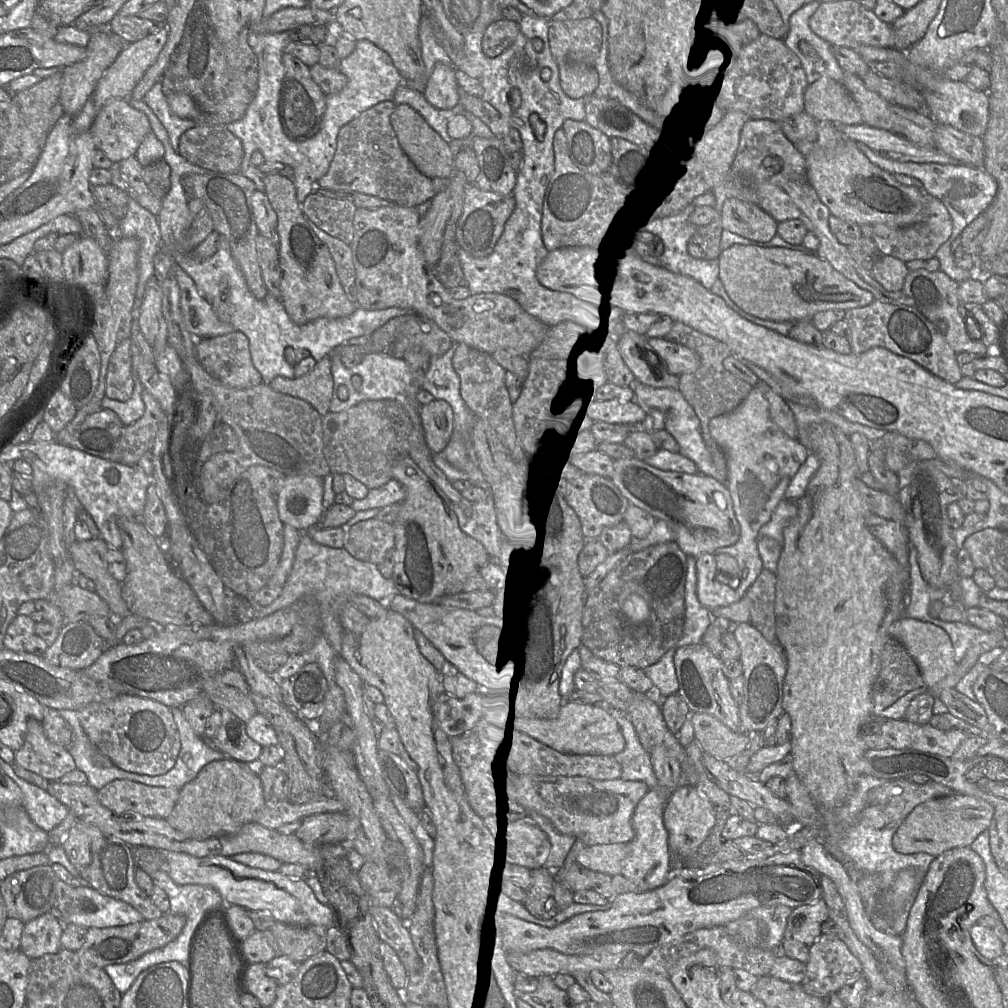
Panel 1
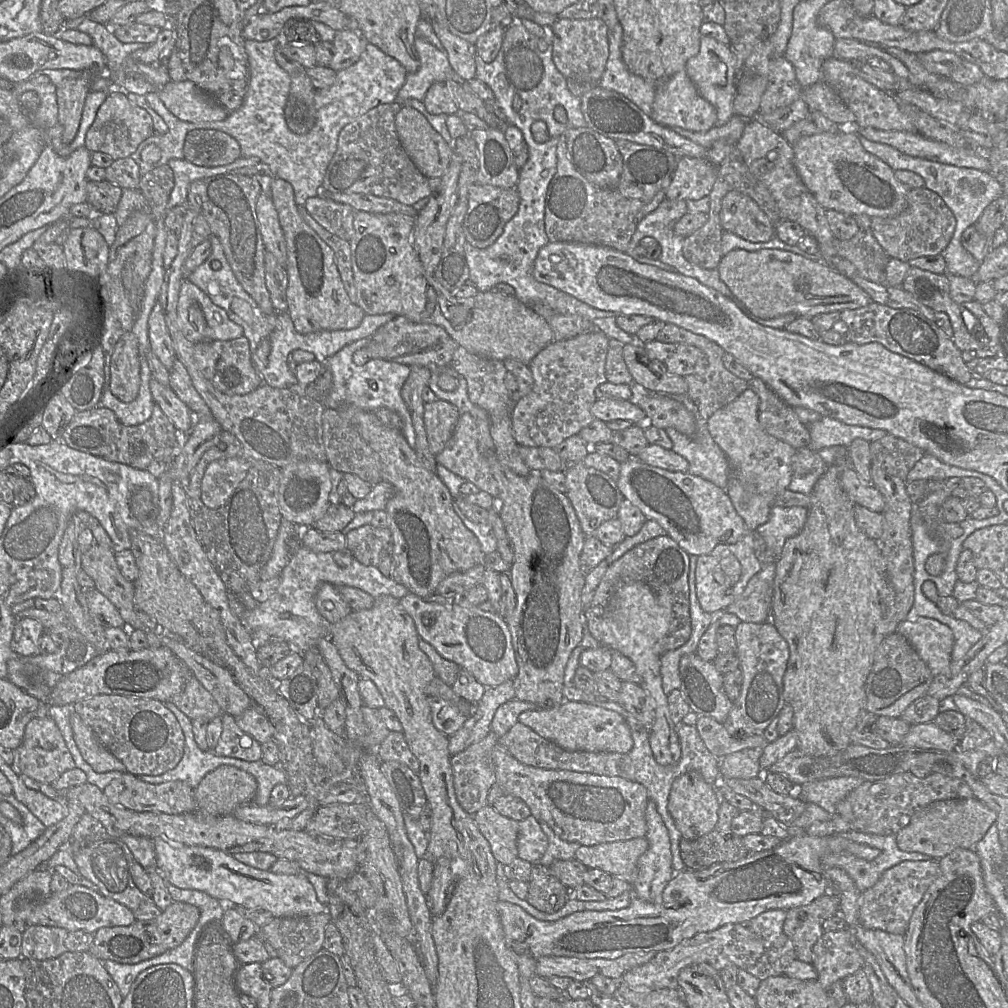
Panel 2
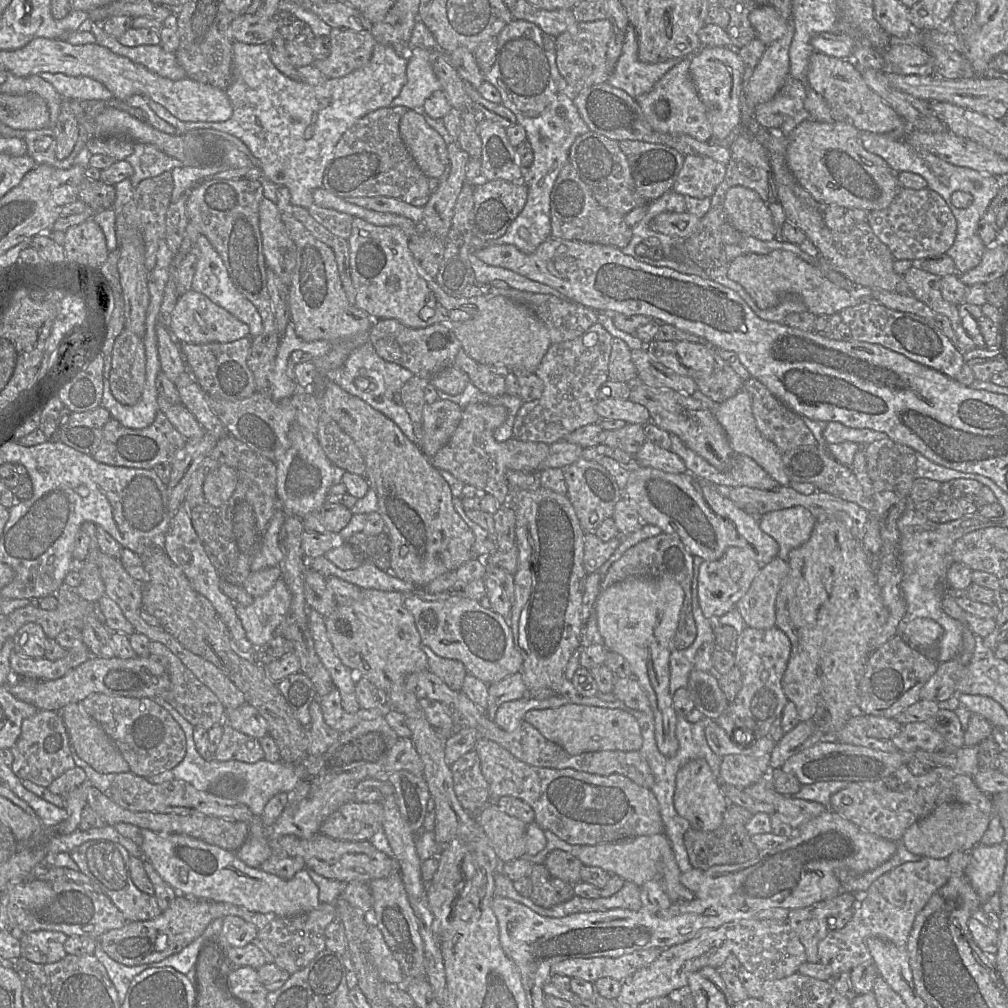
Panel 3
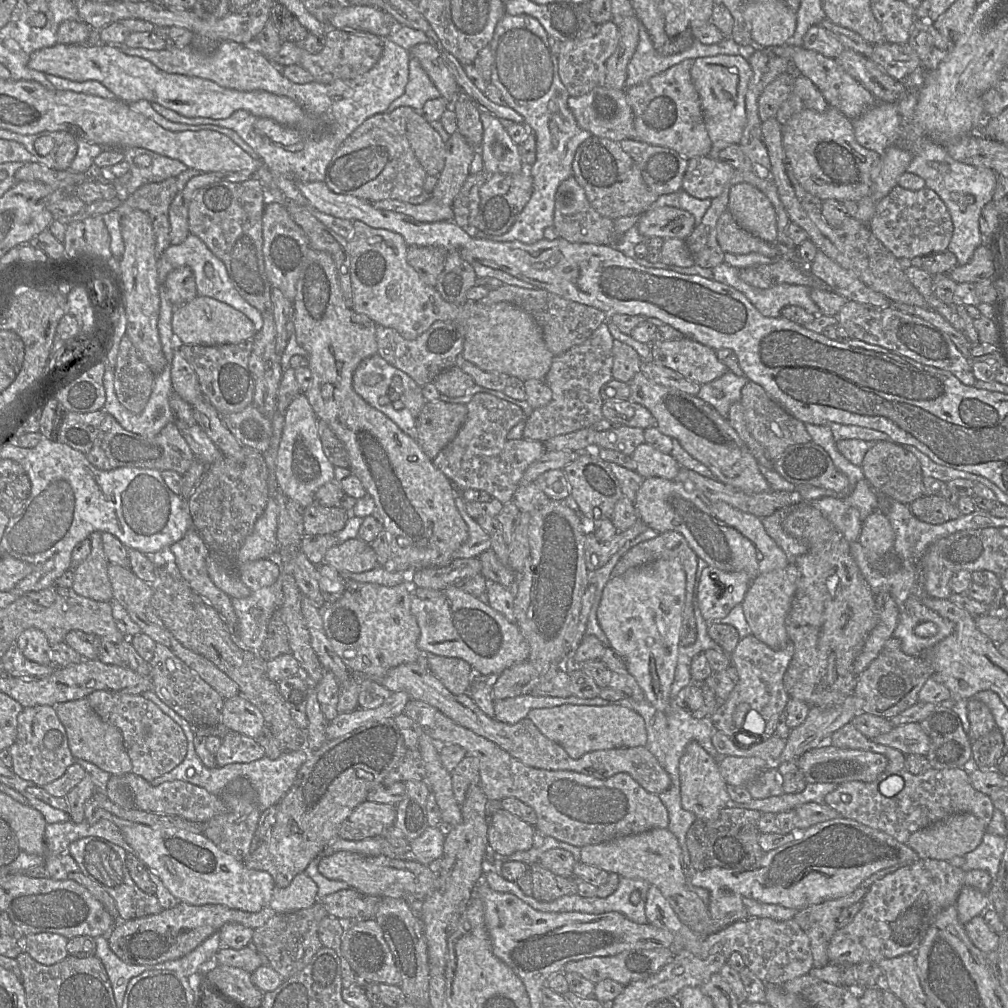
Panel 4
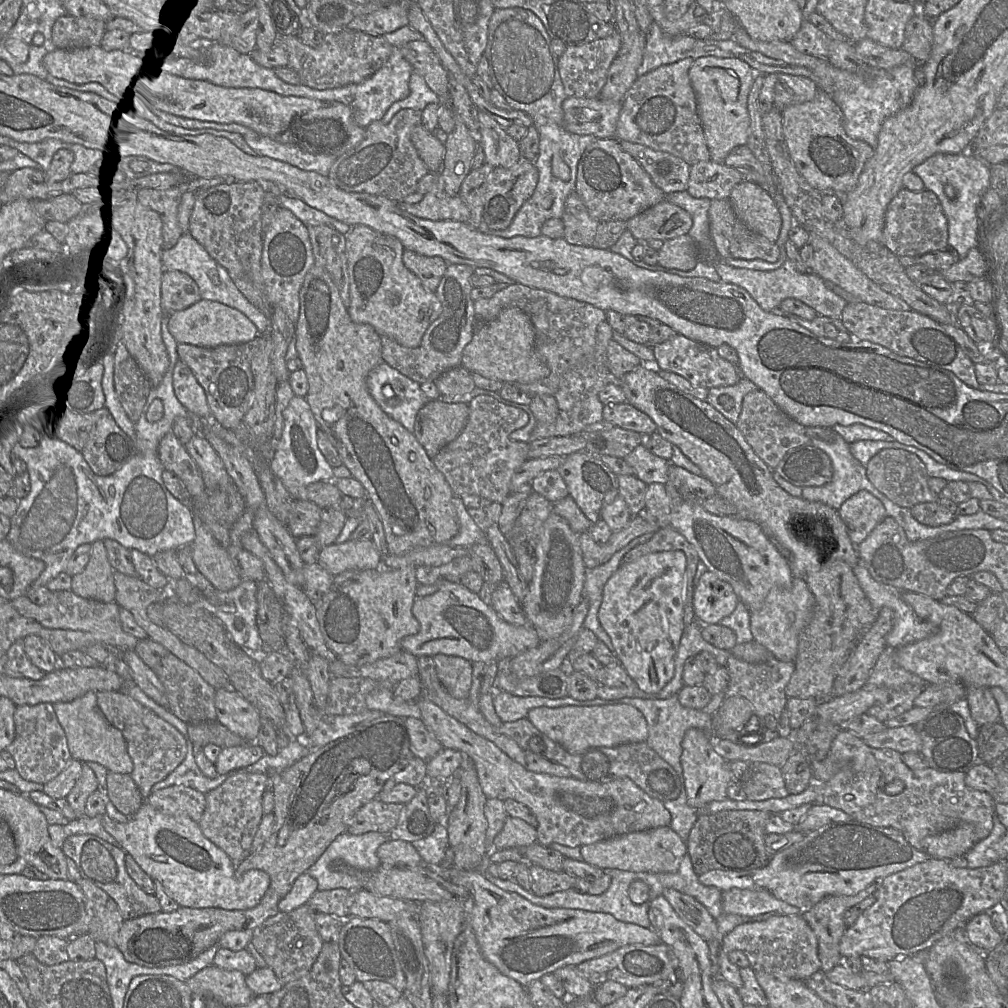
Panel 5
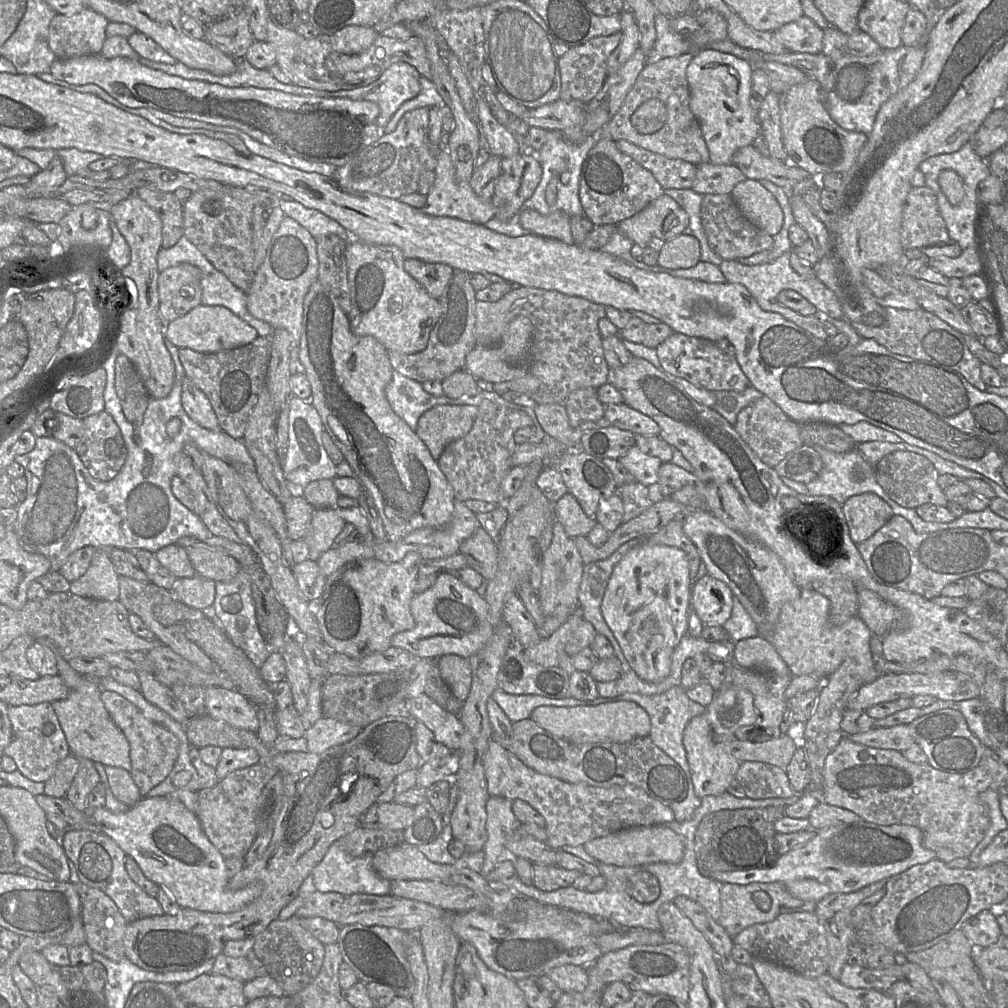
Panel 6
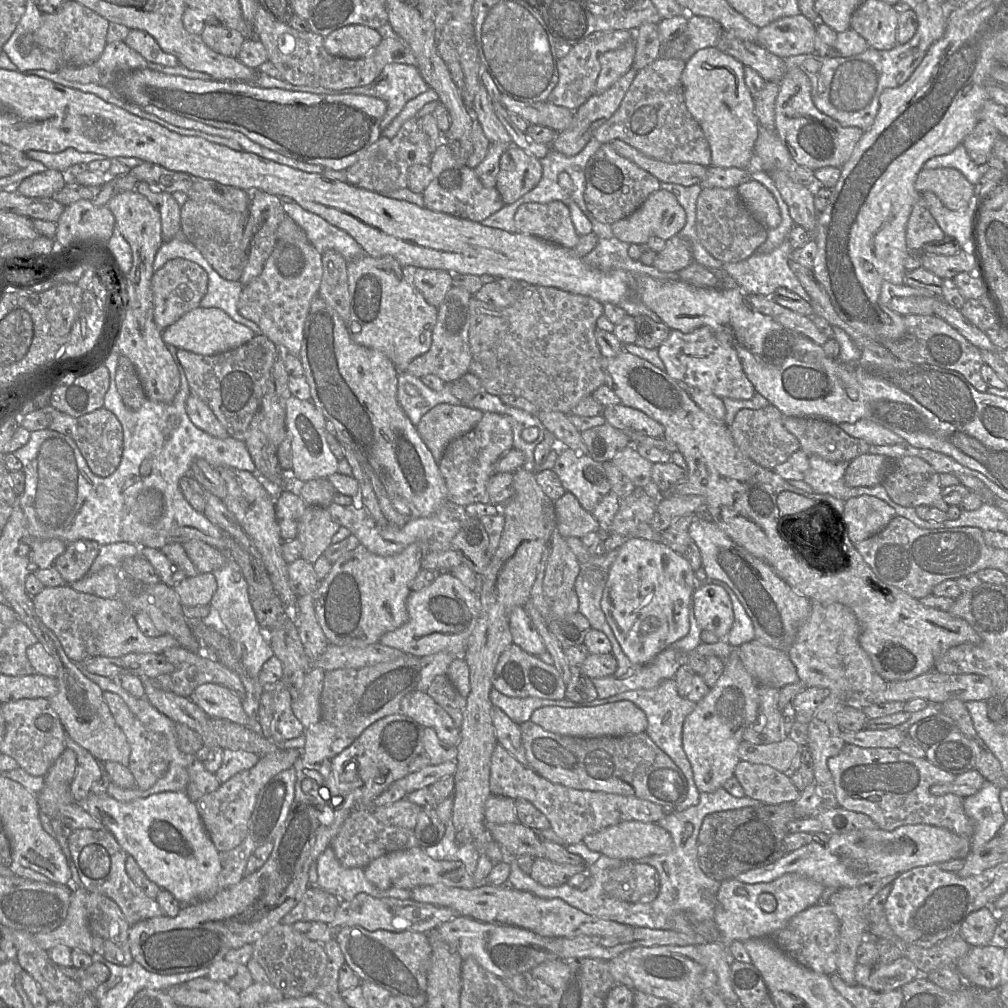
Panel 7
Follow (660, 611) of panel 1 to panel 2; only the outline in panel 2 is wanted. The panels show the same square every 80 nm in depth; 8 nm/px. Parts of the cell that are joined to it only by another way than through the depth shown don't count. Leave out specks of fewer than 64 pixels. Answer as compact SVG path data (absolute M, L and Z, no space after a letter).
M669 535L658 536L641 543L609 565L589 606L584 611L585 629L601 643L600 622L611 597L622 584L641 582L657 596L672 596L672 620L666 635L656 644L655 652L663 655L683 646L691 636L689 602L689 554Z

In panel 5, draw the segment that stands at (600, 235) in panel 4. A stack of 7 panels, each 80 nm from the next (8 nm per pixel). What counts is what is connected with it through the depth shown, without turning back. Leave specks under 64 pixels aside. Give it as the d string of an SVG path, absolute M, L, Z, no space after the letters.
M576 191L566 198L561 219L564 224L563 238L568 243L592 246L600 222L591 217Z

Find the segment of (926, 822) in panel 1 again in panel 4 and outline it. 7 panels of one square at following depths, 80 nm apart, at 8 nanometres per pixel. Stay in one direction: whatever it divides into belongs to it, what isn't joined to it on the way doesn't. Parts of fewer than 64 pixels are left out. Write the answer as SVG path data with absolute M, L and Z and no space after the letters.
M960 813L912 833L906 845L921 859L949 861L976 849L986 832L987 826L982 820Z

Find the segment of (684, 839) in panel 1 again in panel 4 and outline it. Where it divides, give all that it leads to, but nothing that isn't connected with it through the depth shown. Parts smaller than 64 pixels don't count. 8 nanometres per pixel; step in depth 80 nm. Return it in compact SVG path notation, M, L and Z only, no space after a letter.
M696 741L690 742L679 763L680 795L683 809L695 814L697 819L713 820L728 805L730 797L727 793L727 783L719 771L719 761L716 761Z

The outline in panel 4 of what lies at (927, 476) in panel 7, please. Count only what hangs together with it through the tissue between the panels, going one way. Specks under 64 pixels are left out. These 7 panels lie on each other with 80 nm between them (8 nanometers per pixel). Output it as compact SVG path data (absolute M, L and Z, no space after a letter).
M891 440L878 441L865 454L861 464L865 479L878 492L902 504L910 505L924 495L923 474L917 457Z

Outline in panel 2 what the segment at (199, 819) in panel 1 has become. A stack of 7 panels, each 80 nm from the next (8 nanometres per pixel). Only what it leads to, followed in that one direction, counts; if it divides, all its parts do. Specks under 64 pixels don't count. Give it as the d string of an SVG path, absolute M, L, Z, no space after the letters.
M221 765L207 773L194 789L195 812L232 815L238 806L253 802L257 787L257 781L250 773Z

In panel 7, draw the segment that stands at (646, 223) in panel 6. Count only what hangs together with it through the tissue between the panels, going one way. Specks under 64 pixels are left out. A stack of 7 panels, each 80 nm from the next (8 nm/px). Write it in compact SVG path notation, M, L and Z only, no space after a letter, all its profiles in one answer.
M659 189L631 215L611 225L614 236L622 242L642 245L650 237L667 240L686 224L686 213L677 198Z

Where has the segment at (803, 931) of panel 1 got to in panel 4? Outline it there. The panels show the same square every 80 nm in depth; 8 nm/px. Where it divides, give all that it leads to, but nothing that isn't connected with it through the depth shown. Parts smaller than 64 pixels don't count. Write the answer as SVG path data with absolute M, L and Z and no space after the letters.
M859 887L847 896L811 905L795 914L793 919L810 939L814 967L822 968L830 963L827 950L838 929L838 917L845 908L862 901L867 891Z

